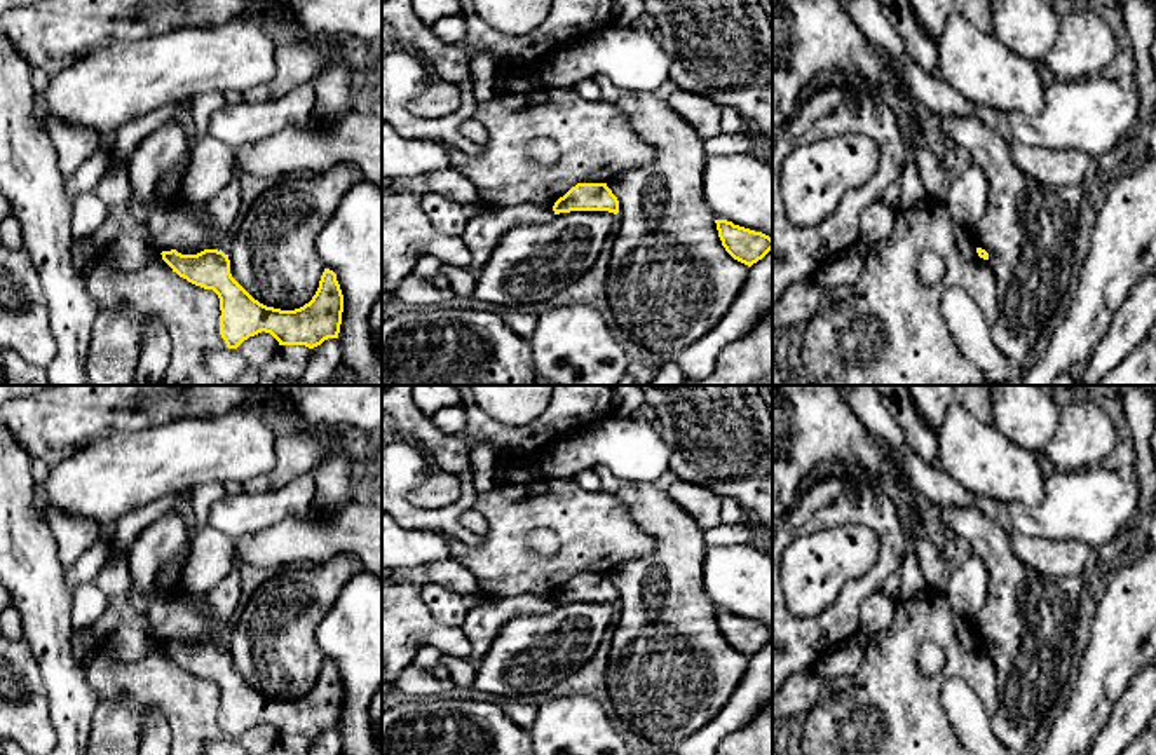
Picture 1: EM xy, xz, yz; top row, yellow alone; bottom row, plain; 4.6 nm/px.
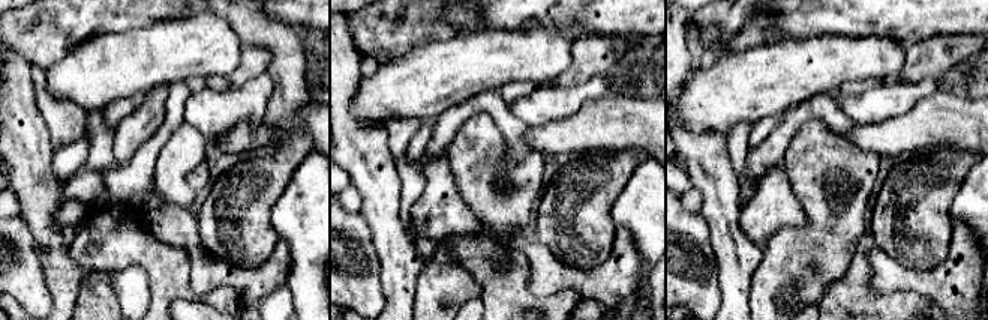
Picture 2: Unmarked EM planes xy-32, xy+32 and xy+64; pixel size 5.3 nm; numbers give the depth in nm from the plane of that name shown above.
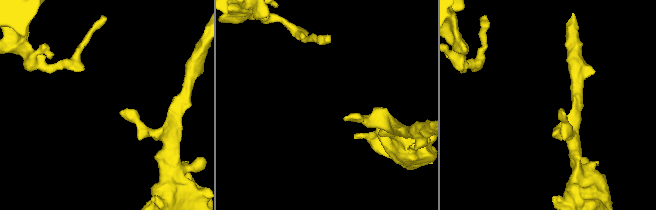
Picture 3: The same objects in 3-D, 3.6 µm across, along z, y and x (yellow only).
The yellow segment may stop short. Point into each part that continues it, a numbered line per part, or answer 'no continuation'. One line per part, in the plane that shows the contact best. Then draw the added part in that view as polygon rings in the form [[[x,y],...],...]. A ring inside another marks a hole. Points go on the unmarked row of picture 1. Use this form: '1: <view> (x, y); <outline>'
no continuation

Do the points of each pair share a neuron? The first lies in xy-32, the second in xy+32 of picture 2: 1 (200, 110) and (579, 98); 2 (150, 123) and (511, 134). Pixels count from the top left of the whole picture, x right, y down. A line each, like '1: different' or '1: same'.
1: same
2: different

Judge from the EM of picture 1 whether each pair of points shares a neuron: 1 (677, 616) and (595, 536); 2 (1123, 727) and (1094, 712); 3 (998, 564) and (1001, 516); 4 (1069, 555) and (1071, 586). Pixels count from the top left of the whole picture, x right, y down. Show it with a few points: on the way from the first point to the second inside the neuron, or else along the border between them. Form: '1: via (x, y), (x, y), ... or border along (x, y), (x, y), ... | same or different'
1: border along (658, 539), (649, 553), (623, 560), (607, 574) | different
2: border along (1130, 684), (1097, 736) | different
3: border along (965, 508), (982, 511), (1008, 534) | different
4: border along (1031, 569), (1054, 578), (1080, 576) | different

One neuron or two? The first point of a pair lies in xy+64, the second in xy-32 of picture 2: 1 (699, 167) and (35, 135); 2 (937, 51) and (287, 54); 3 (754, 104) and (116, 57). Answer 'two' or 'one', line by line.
1: one
2: two
3: one

